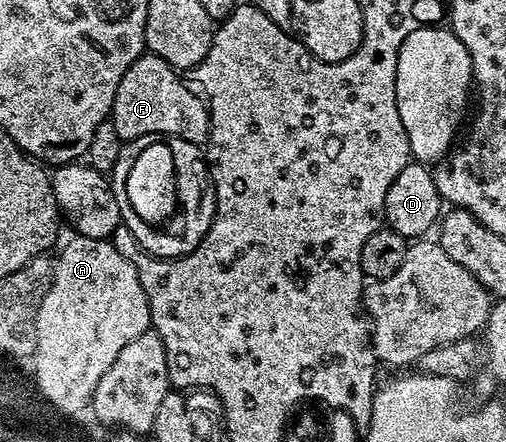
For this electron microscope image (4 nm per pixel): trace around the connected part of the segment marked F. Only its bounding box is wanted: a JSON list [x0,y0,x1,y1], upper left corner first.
[111,52,209,147]

